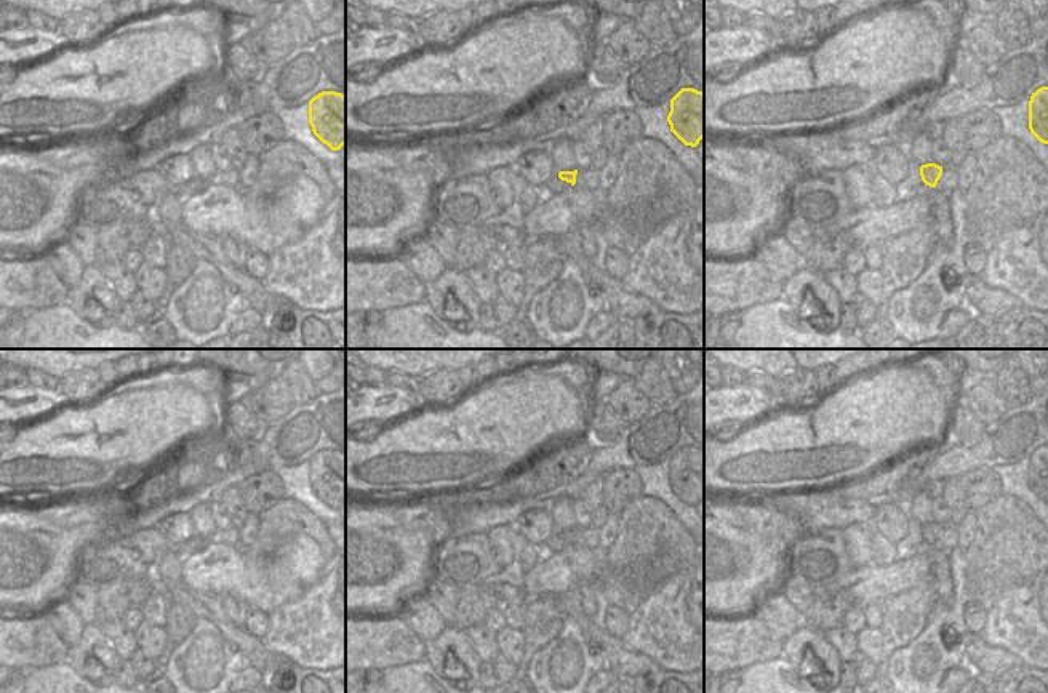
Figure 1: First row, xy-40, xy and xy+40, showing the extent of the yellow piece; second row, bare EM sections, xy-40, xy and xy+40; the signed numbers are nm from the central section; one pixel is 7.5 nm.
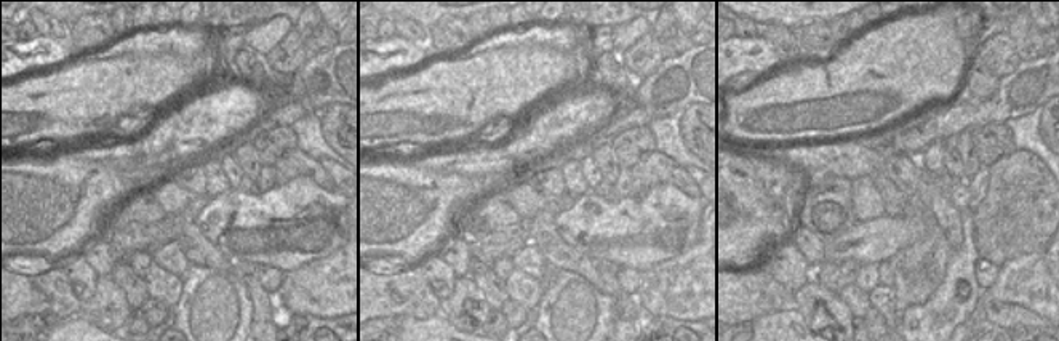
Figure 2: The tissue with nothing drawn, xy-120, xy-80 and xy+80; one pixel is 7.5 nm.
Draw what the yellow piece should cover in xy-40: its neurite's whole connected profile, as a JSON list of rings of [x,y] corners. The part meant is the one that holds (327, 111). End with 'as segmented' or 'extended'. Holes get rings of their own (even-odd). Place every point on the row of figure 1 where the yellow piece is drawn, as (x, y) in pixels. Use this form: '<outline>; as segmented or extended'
[[[322,91],[309,101],[309,123],[314,134],[331,150],[346,144],[346,94]]]; as segmented

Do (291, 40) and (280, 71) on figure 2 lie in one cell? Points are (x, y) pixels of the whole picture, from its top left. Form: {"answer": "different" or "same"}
{"answer": "same"}

